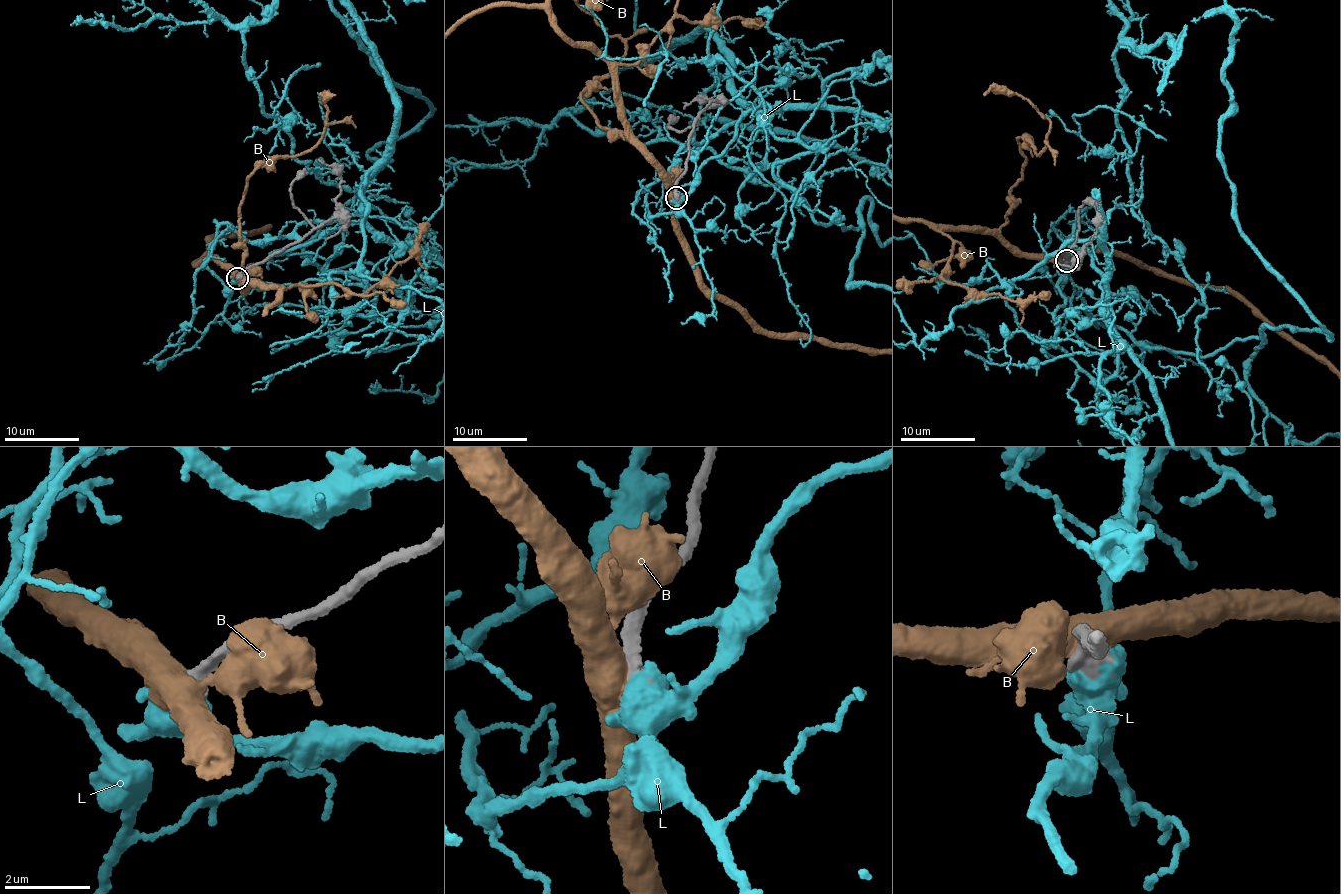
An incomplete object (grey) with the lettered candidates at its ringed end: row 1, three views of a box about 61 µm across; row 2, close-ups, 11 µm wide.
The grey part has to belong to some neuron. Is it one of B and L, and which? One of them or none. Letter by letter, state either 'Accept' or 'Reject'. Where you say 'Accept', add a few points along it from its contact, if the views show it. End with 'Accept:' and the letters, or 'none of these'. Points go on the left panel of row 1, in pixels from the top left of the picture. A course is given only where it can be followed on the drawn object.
B: Reject
L: Accept
Accept: L

